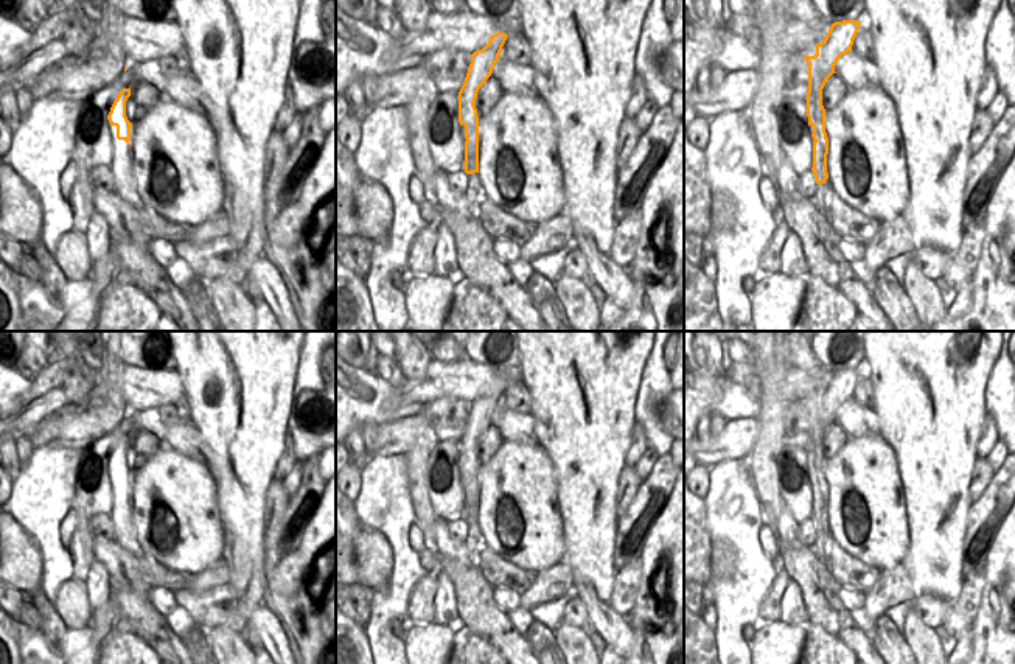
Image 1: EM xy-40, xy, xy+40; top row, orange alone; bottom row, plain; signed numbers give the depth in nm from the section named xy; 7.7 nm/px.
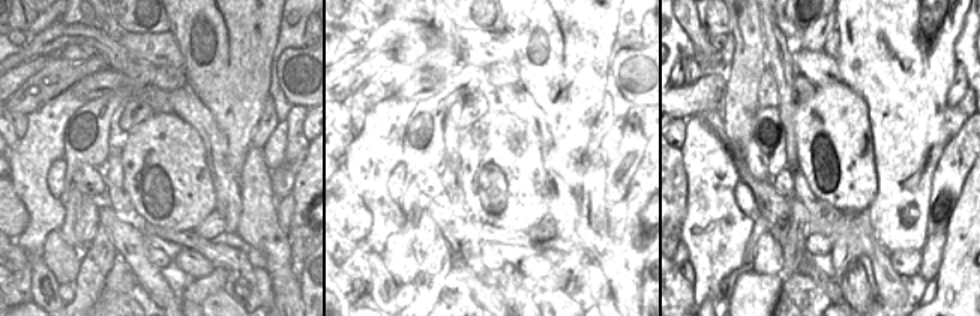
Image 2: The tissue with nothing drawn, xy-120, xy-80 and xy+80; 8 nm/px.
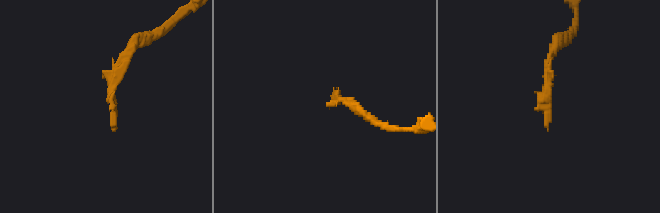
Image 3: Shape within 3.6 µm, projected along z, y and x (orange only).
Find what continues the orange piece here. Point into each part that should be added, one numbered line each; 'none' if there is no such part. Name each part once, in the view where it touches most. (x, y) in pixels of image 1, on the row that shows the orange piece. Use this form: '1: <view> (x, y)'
1: xy-40 (125, 187)

